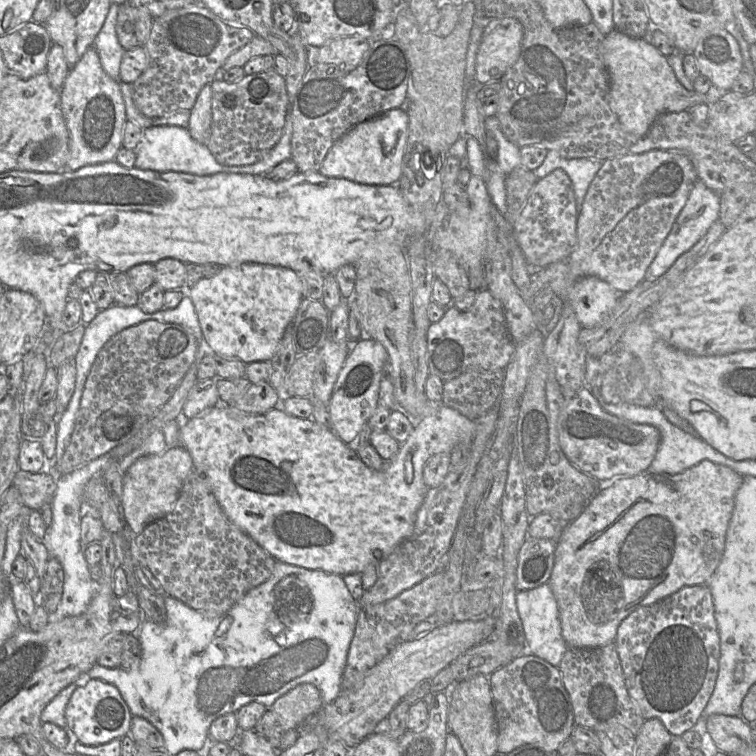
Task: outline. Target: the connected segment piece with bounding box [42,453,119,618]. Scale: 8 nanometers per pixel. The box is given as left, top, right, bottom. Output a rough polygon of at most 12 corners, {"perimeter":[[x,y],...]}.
{"perimeter":[[107,453],[56,477],[42,542],[64,571],[55,612],[82,614],[96,592],[80,544],[83,490]]}

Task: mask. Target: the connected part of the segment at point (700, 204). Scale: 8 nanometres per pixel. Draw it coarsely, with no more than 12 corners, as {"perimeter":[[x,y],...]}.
{"perimeter":[[697,180],[644,280],[664,275],[718,220],[720,195]]}

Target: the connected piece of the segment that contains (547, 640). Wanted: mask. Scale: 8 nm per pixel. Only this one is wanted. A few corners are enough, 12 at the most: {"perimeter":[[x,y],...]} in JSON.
{"perimeter":[[549,584],[517,591],[530,653],[558,667],[568,646]]}

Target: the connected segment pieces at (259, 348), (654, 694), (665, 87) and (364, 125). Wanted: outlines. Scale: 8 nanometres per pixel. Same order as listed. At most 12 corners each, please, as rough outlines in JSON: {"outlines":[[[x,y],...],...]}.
{"outlines":[[[221,267],[190,287],[206,352],[271,360],[295,271]],[[708,585],[636,609],[627,692],[673,737],[700,726],[720,637]],[[614,29],[603,40],[610,108],[643,136],[659,115],[708,103],[667,57]],[[409,118],[352,127],[318,172],[367,185],[401,176]]]}

